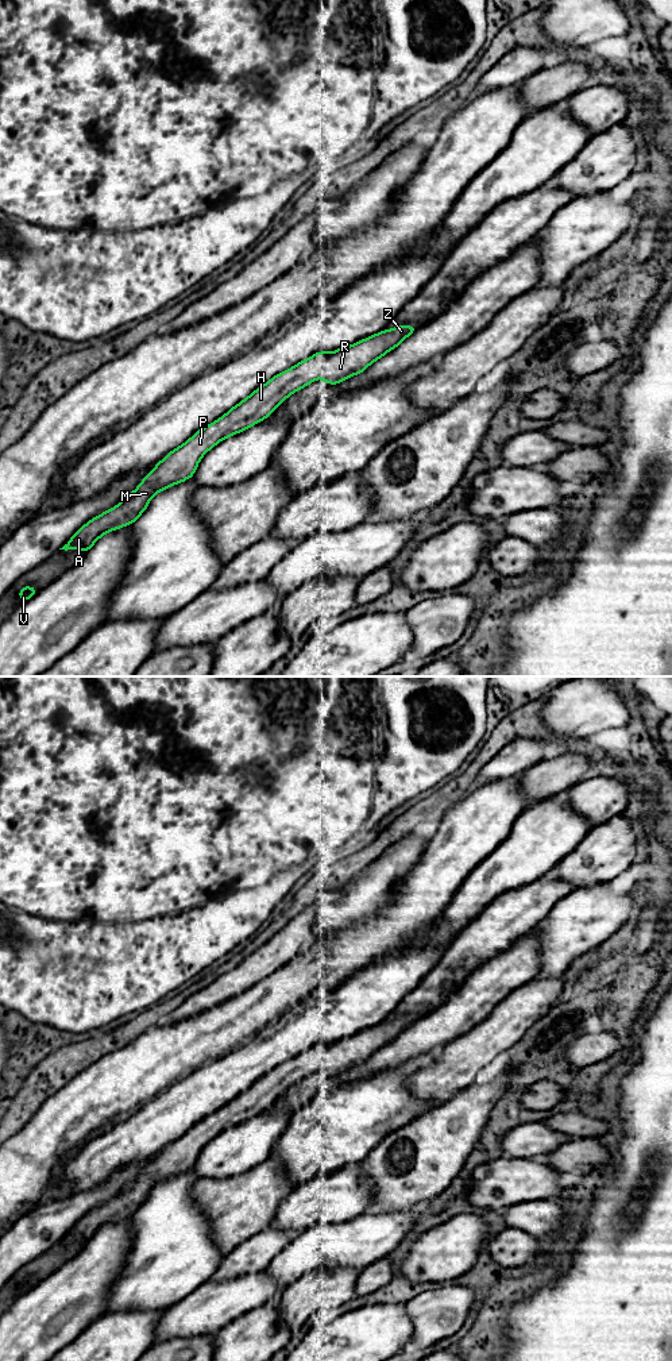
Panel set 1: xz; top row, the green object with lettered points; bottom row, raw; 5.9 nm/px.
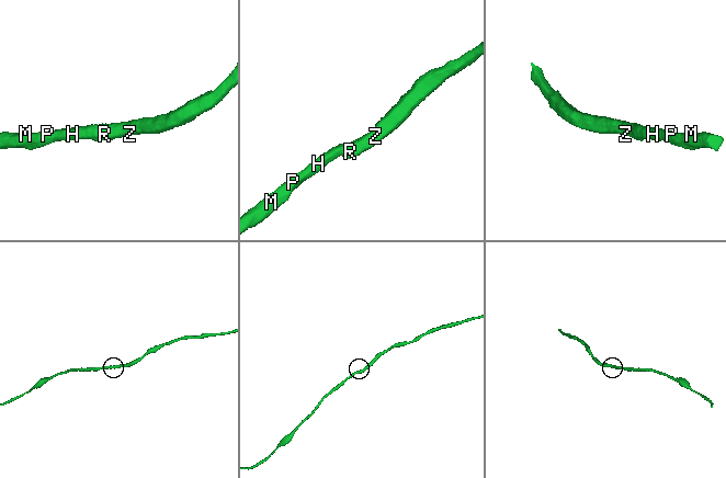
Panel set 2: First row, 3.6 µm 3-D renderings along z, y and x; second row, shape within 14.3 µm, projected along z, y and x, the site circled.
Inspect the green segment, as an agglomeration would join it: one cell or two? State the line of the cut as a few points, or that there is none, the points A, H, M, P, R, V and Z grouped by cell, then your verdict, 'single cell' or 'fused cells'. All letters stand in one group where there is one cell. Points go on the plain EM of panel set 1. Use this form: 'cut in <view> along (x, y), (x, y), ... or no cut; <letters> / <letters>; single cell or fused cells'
no cut; A H M P R V Z; single cell

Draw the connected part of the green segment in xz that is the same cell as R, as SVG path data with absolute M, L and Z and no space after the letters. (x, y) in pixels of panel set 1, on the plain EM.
M417 1017L383 1021L352 1037L332 1044L316 1044L274 1067L220 1110L198 1121L184 1136L170 1142L132 1184L115 1199L89 1211L59 1241L82 1241L86 1245L109 1222L134 1215L159 1183L194 1168L201 1149L221 1131L267 1110L289 1087L318 1069L328 1076L337 1076L355 1065L362 1065L416 1022Z

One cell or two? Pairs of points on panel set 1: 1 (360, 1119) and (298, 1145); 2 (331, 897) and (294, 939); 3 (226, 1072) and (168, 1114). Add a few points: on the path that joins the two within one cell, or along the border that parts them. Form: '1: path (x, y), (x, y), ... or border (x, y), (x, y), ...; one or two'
1: path (346, 1124), (313, 1142); one
2: path (320, 903), (300, 928); one
3: path (211, 1087), (182, 1105); one

